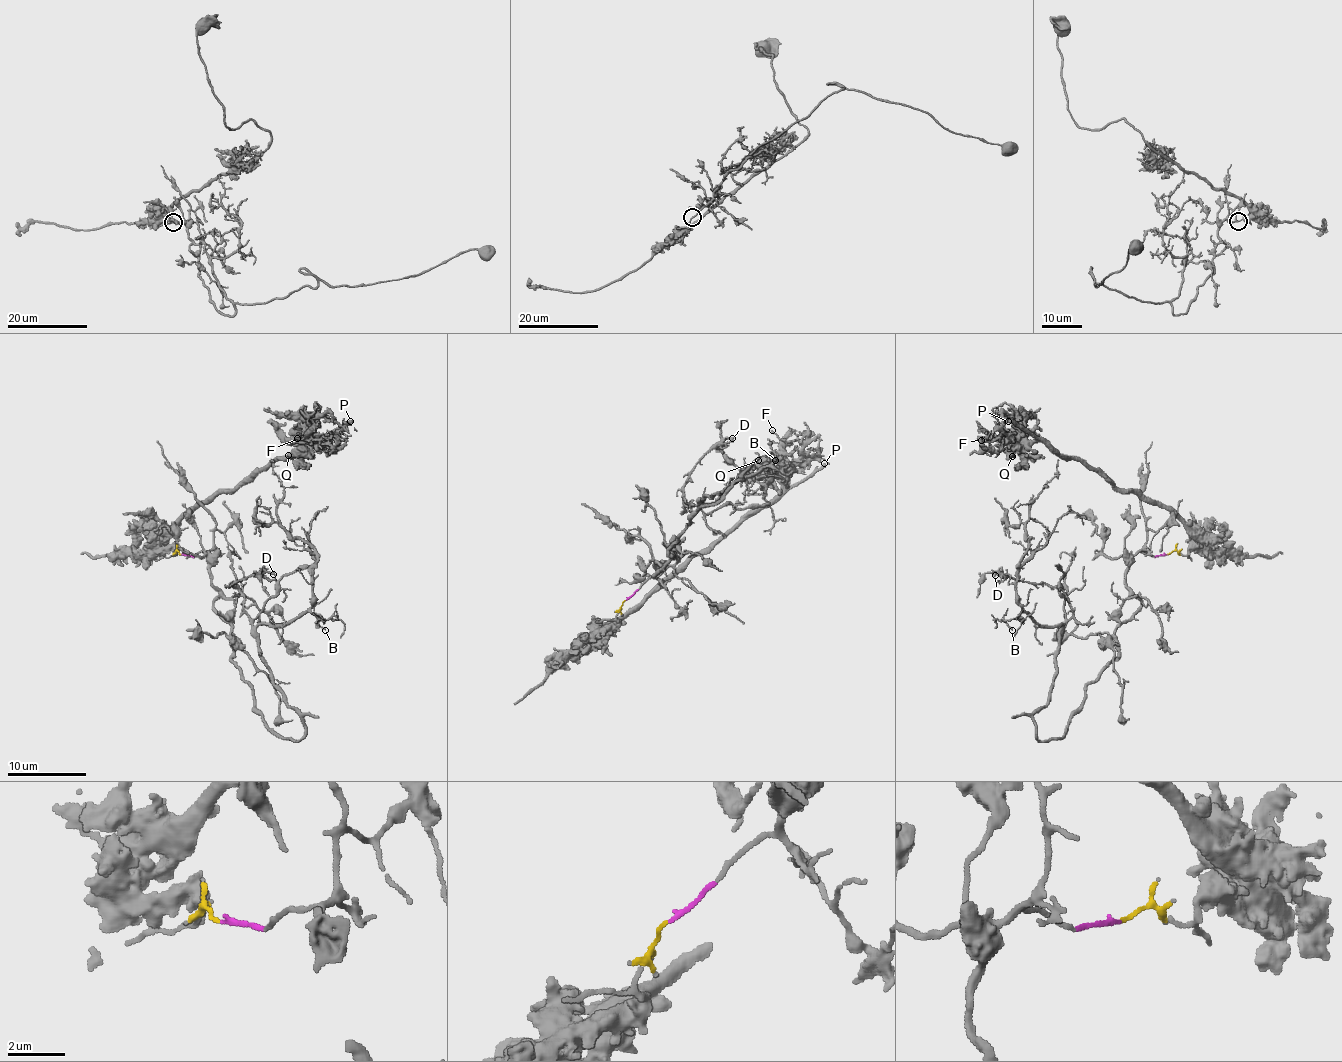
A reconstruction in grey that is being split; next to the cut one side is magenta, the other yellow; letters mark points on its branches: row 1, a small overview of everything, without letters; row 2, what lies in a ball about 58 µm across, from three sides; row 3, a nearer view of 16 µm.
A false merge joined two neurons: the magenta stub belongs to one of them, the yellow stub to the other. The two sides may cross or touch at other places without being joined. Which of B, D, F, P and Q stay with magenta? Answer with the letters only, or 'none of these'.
B, D

